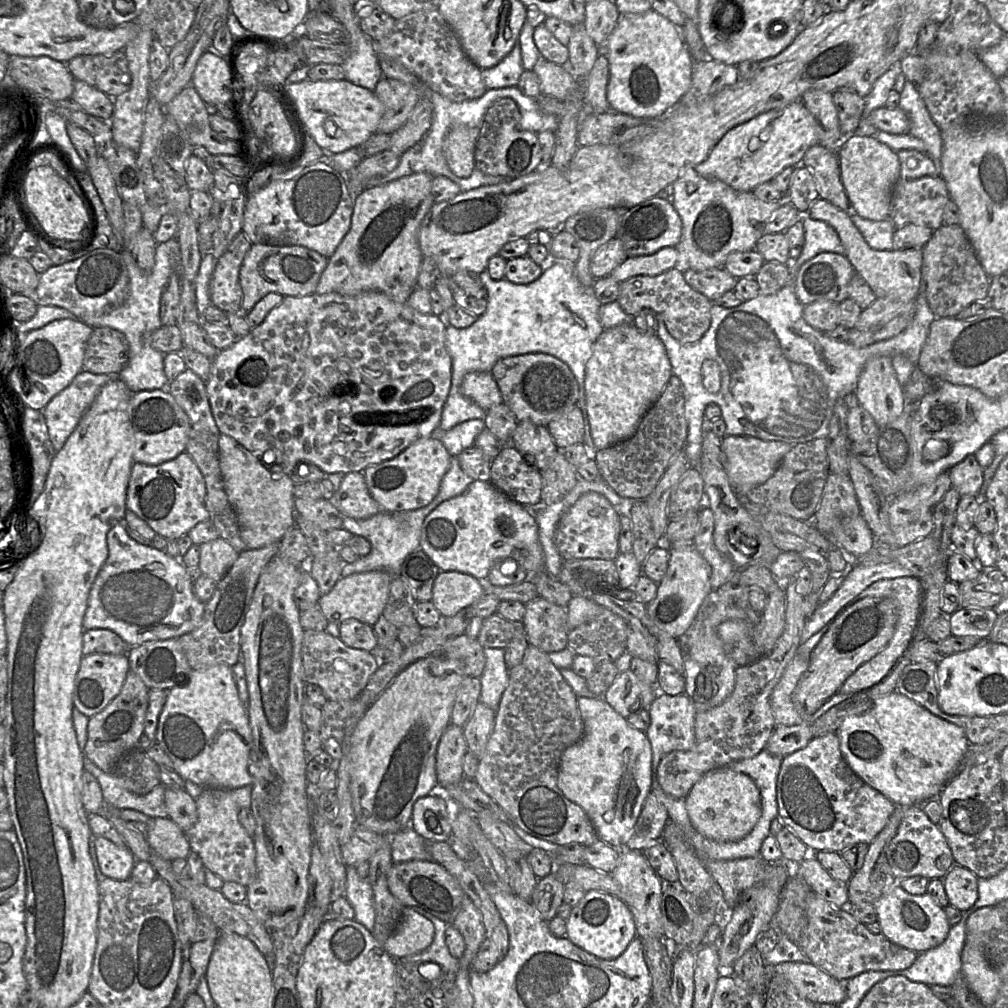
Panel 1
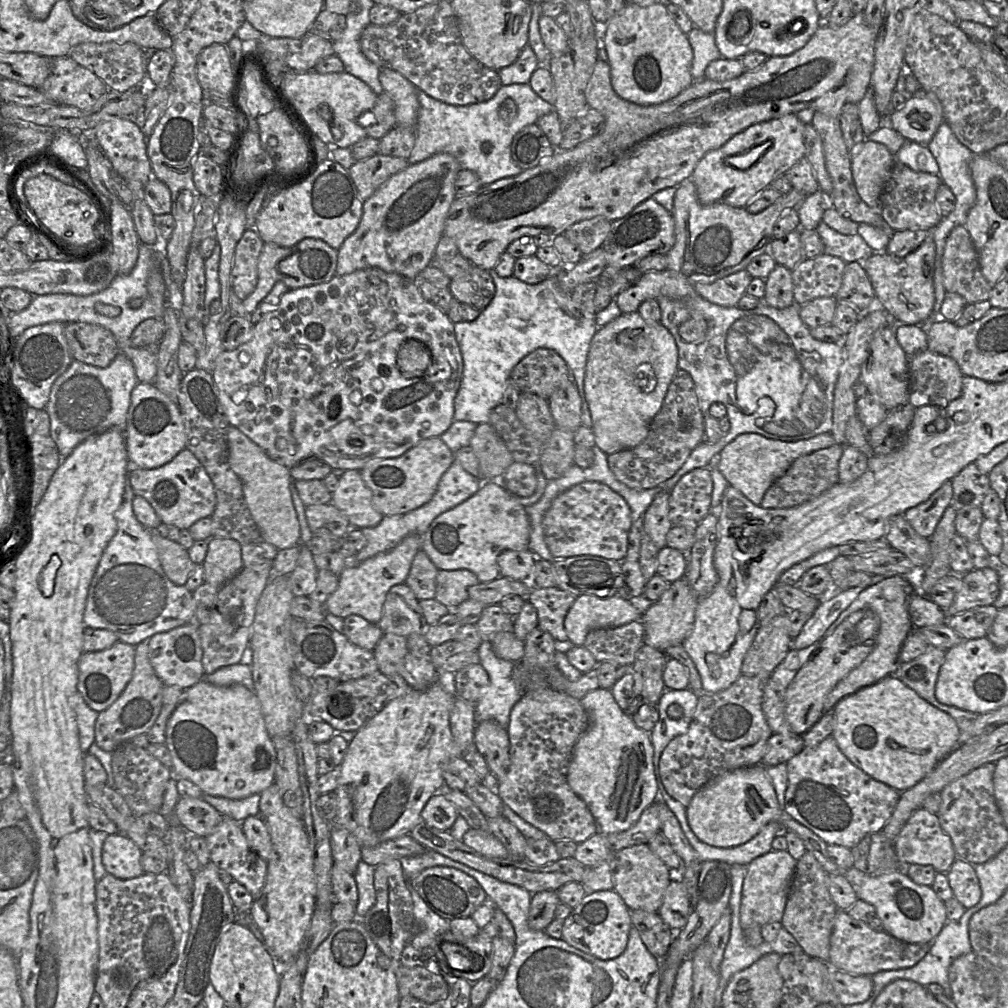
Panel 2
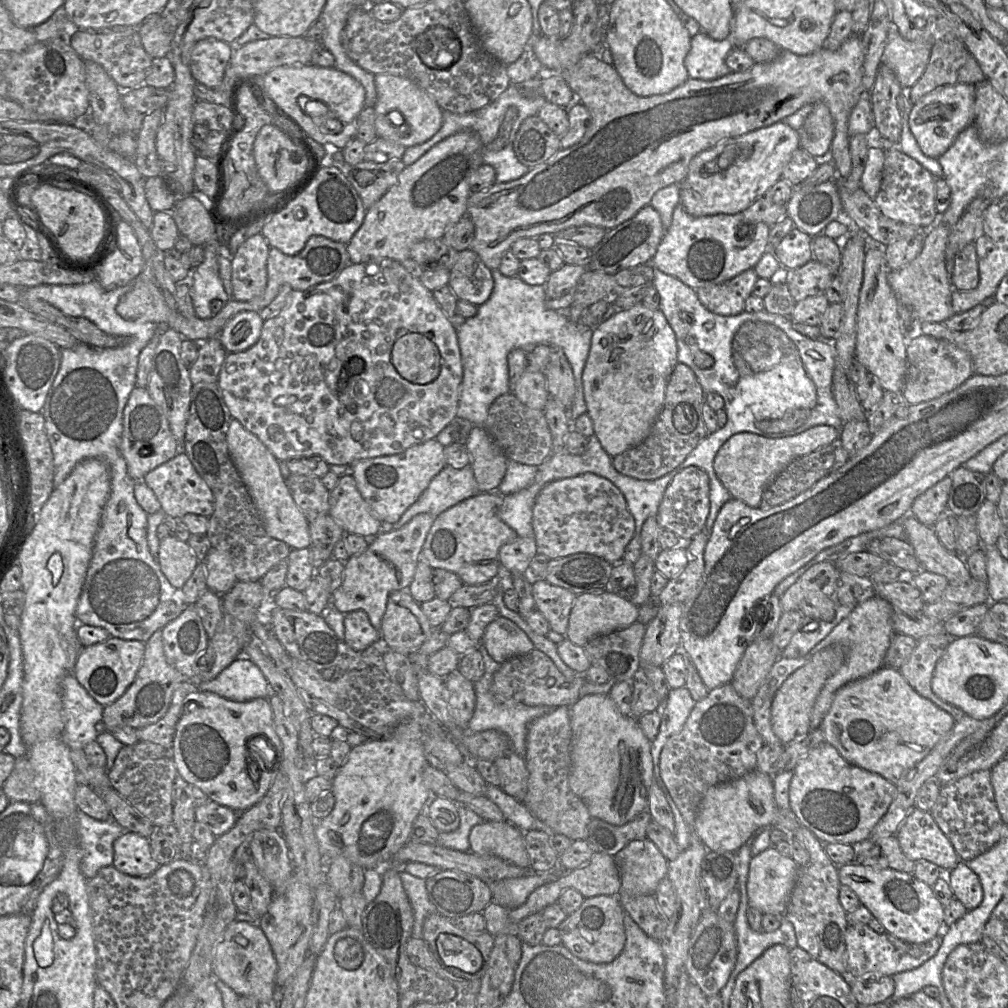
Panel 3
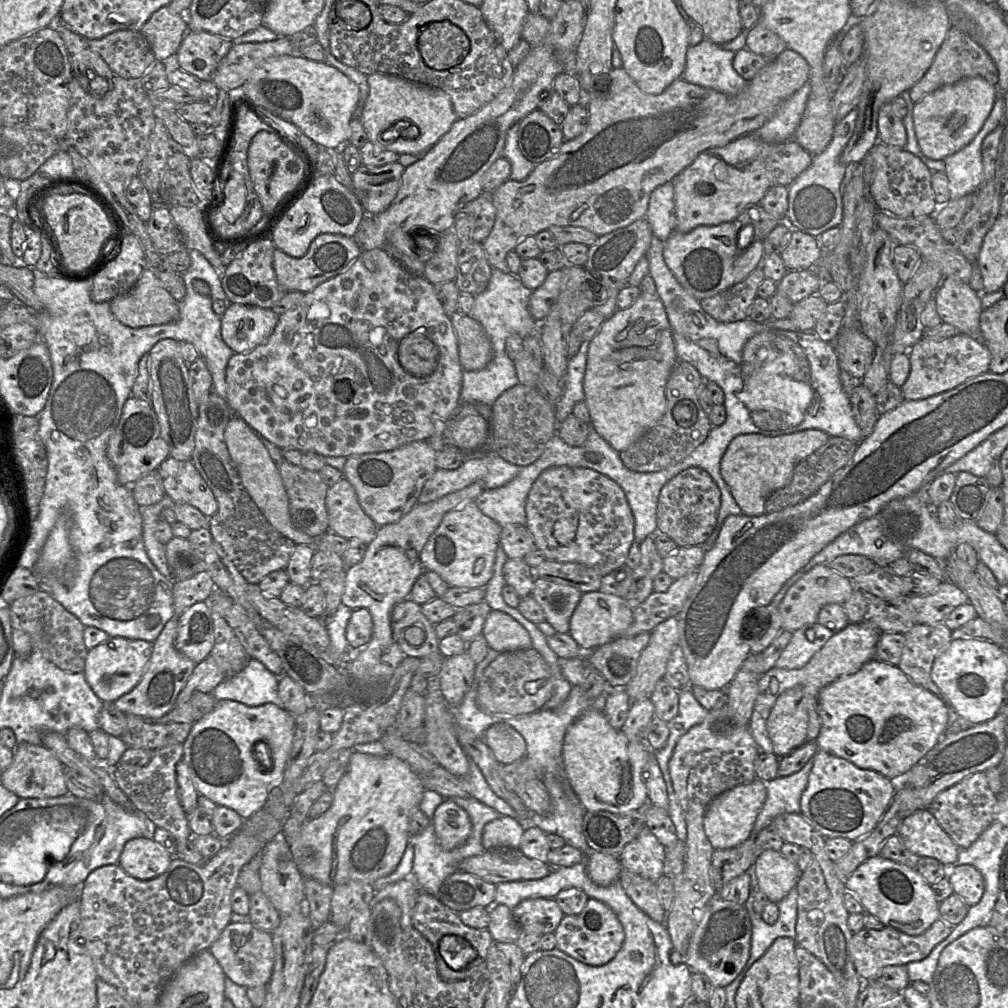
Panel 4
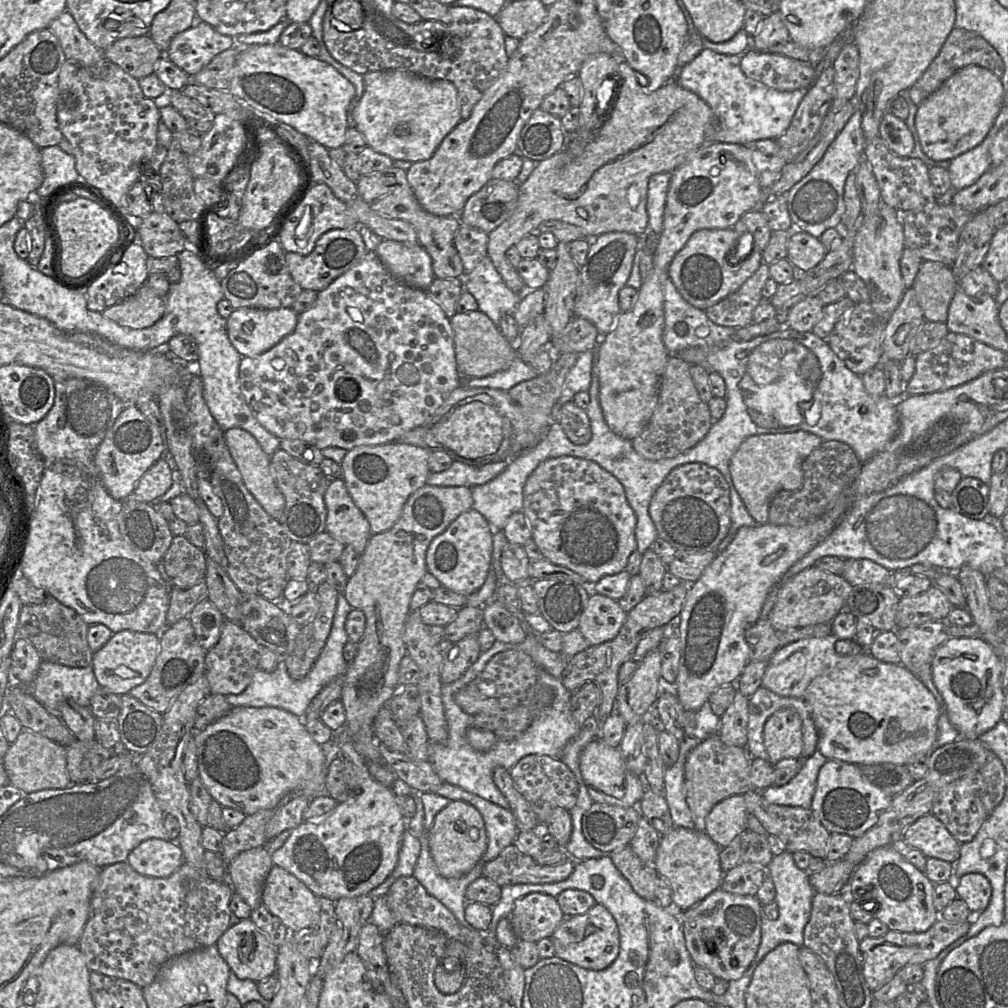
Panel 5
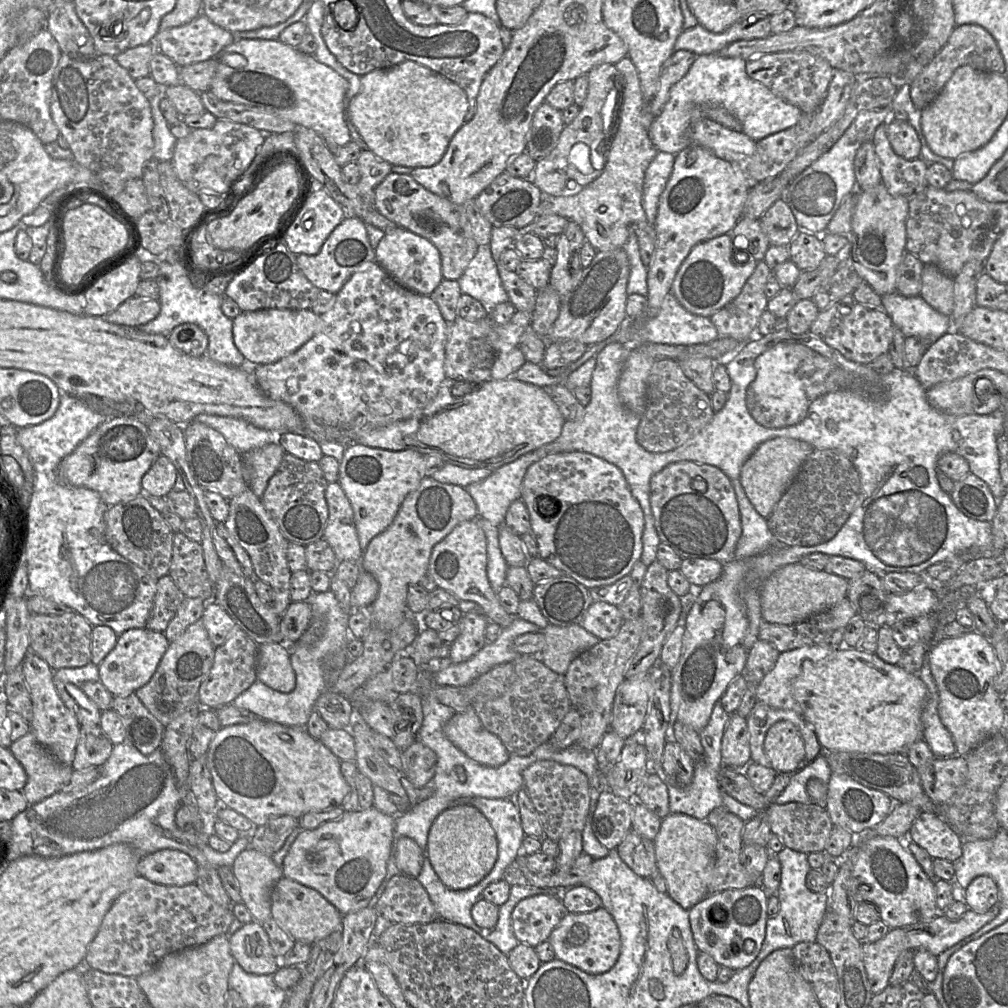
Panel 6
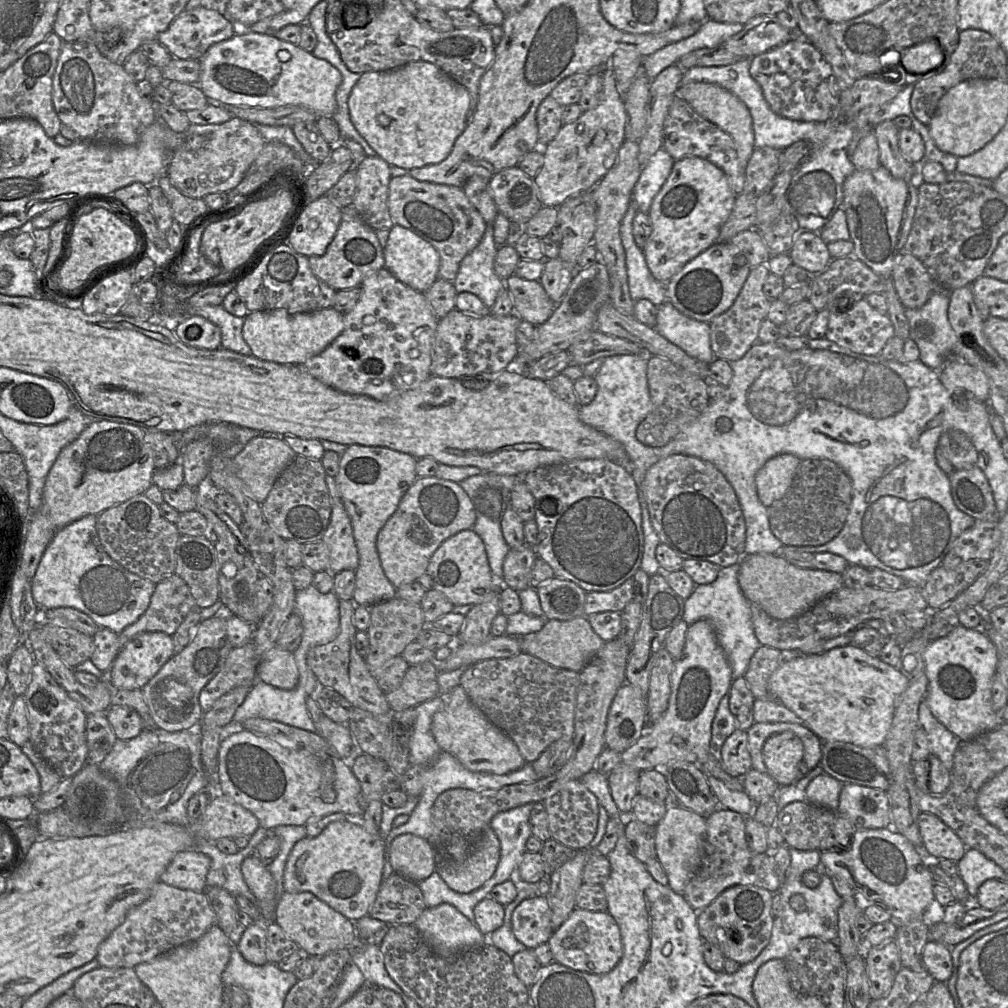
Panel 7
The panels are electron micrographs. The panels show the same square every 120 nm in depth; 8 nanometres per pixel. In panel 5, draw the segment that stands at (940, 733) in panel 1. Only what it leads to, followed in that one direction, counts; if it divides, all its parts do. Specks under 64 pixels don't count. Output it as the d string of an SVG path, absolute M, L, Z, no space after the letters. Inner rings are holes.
M868 651L844 656L832 669L810 682L803 699L818 730L818 751L828 760L856 765L886 762L906 765L915 755L930 754L935 748L938 702L919 677L901 663L880 661Z

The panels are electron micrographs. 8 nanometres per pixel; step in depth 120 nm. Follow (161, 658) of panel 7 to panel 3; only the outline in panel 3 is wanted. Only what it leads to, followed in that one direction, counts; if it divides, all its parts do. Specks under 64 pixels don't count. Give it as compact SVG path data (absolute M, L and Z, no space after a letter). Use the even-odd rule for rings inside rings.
M110 636L104 642L82 648L73 675L96 702L106 706L121 697L133 683L143 661L144 652L144 642Z

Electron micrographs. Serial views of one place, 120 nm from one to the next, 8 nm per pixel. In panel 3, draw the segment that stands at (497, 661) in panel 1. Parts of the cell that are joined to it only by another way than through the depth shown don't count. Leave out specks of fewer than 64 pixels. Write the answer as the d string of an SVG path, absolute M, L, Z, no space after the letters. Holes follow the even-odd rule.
M480 642L478 649L481 652L484 662L484 674L474 683L474 691L476 695L475 708L473 715L468 723L467 730L469 732L481 732L485 730L498 730L506 734L512 744L512 750L521 758L525 756L525 741L528 727L535 719L547 714L555 707L549 706L527 706L520 702L502 702L498 703L491 693L491 685L495 672L500 668L501 663L496 662L488 653L485 646Z

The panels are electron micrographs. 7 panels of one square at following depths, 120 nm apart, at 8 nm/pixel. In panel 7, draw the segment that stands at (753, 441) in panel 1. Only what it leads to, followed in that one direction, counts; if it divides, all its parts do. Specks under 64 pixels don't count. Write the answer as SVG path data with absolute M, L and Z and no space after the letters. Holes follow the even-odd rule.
M792 454L770 458L757 472L755 482L761 503L767 508L784 497L790 488L801 459Z

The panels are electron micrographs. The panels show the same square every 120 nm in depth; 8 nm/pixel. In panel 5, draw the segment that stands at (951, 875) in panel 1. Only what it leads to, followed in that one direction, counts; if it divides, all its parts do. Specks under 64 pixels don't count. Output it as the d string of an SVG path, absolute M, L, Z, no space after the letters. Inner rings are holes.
M975 872L961 876L955 890L958 898L967 904L971 912L983 911L992 895L990 881L983 874Z

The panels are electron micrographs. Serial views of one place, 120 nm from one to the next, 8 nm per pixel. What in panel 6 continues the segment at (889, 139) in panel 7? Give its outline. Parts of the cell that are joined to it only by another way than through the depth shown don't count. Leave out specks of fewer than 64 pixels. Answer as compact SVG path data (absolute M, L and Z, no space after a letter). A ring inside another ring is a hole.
M886 123L878 126L872 142L879 162L881 182L891 195L911 198L928 185L927 162L922 158L905 159L897 155L887 138Z

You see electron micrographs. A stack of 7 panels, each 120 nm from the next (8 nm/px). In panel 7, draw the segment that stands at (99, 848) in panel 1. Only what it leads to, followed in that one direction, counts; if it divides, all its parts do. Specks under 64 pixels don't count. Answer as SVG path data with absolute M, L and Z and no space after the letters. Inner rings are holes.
M178 852L161 874L160 881L181 889L205 892L210 866L211 859L203 853Z

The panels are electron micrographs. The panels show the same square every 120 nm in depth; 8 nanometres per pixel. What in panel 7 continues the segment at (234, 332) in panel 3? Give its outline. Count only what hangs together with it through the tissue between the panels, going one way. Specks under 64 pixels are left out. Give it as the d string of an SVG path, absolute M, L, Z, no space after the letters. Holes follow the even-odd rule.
M334 308L291 313L285 309L249 312L244 318L242 335L258 359L280 364L303 365L321 353L344 330L344 313Z

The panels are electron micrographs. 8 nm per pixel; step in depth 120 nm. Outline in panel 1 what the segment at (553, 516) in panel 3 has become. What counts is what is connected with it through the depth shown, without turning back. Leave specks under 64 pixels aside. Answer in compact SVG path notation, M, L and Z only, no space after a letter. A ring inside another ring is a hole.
M587 492L562 515L555 531L555 544L564 561L574 559L615 560L619 552L620 510L597 492Z

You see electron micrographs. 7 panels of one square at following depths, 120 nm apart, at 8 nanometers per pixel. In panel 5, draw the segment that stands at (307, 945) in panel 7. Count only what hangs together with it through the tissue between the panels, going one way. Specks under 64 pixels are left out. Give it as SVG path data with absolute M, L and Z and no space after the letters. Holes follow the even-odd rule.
M274 865L262 891L262 903L292 933L304 933L318 921L319 897L285 869Z

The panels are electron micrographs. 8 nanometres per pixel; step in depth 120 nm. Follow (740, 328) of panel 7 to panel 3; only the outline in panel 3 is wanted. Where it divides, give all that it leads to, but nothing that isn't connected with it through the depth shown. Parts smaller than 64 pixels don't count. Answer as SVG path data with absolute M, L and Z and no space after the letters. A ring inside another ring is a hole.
M748 269L723 283L696 290L701 304L712 313L732 316L744 311L747 298L752 295L759 276L754 269Z

